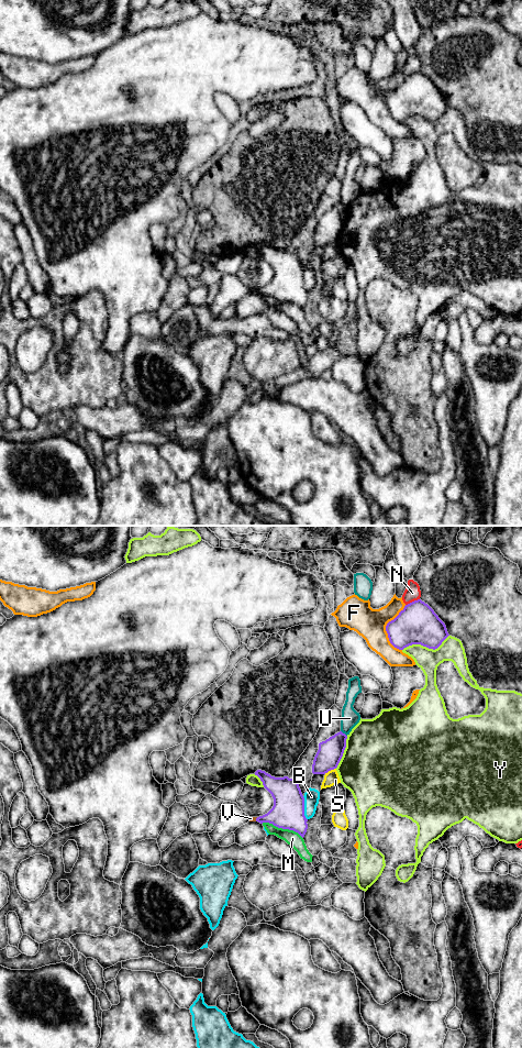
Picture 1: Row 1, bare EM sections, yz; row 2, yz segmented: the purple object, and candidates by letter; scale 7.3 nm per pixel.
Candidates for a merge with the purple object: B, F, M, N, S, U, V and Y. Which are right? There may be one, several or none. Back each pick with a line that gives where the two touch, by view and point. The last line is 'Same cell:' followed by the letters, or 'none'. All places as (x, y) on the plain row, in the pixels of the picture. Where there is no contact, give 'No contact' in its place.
Same cell: none

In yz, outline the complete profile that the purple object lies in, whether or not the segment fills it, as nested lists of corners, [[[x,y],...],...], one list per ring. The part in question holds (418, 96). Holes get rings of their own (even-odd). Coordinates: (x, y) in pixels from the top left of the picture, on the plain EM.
[[[421,71],[404,78],[399,87],[386,98],[390,115],[399,121],[421,117],[437,121],[449,108],[445,96]]]

